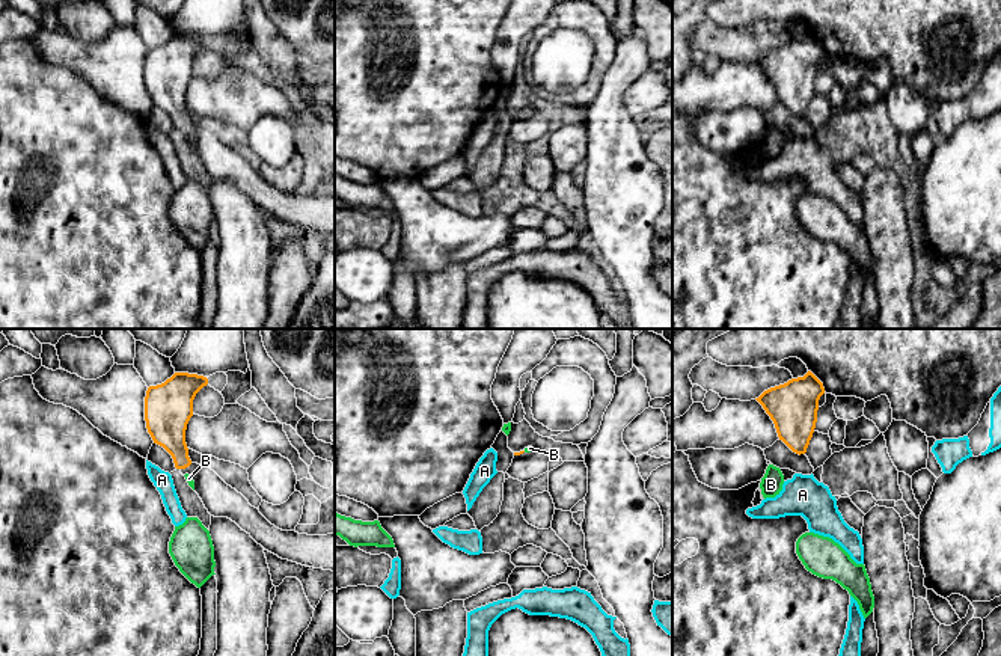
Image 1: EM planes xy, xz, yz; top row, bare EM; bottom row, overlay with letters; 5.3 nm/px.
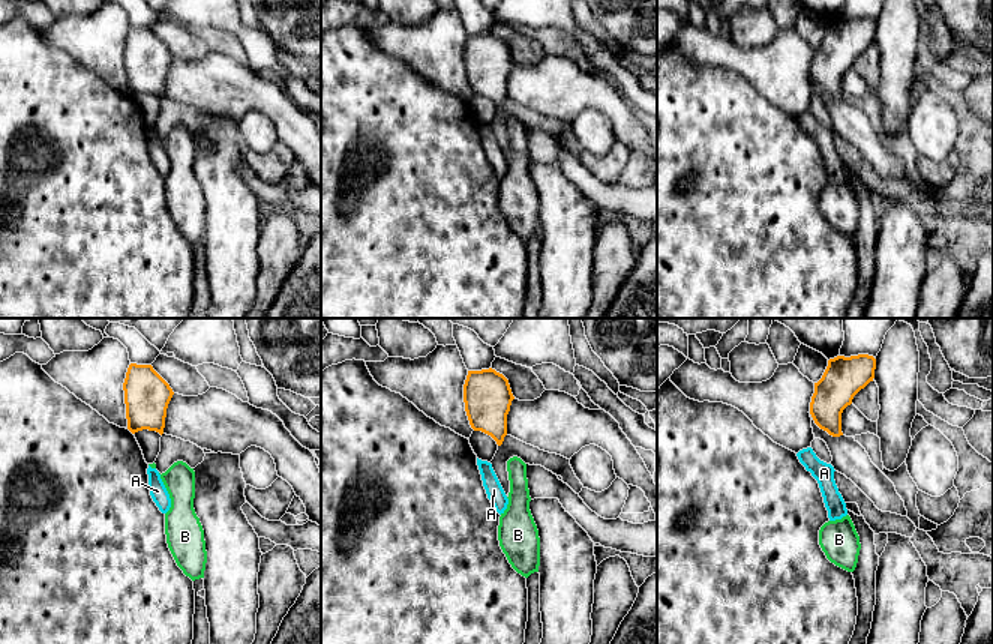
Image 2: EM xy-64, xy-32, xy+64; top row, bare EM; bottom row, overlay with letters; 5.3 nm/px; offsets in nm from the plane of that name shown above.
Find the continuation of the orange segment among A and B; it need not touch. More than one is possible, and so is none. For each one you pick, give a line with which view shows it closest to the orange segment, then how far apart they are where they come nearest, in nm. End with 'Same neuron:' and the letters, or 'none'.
B: xy | 30 nm
Same neuron: B

